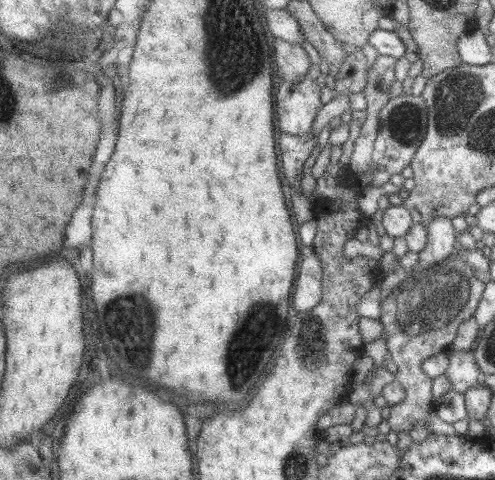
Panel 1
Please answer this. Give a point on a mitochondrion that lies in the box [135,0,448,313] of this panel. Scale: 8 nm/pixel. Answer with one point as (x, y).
(233, 57)

